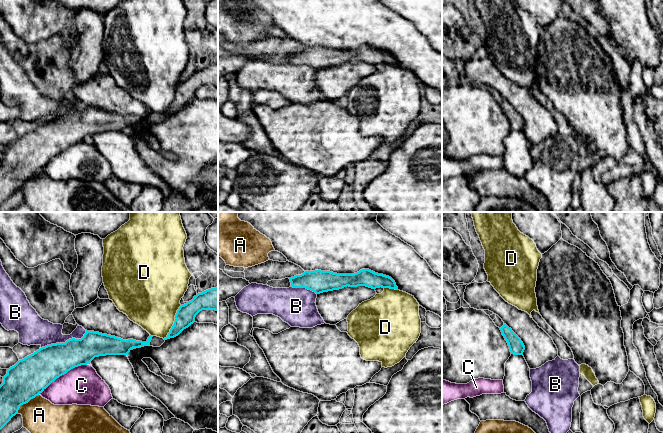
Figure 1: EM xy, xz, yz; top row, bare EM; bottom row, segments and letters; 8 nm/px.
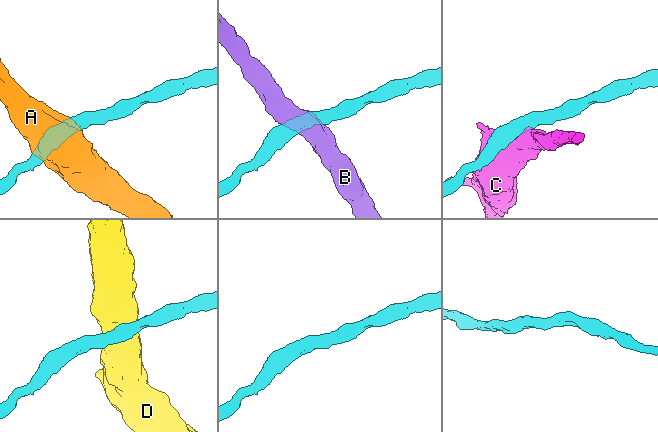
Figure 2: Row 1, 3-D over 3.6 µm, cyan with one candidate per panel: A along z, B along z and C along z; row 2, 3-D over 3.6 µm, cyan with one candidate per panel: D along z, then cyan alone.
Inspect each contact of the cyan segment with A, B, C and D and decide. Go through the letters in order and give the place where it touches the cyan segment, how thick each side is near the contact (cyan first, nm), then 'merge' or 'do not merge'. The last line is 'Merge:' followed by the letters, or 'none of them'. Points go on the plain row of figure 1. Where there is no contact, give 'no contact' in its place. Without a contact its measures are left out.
A: contact xy (26, 178); calibres 300 and 320 nm; do not merge
B: contact xy (65, 118); calibres 280 and 220 nm; do not merge
C: contact xy (62, 150); calibres 300 and 300 nm; do not merge
D: contact xy (174, 98); calibres 160 and 440 nm; do not merge
Merge: none of them

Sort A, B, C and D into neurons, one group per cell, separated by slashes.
A / B / C / D

